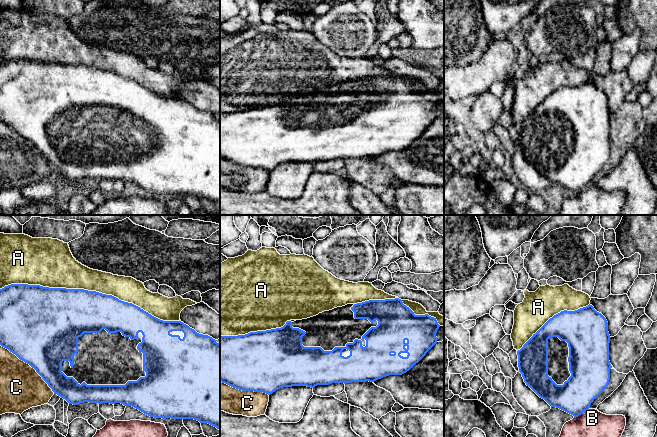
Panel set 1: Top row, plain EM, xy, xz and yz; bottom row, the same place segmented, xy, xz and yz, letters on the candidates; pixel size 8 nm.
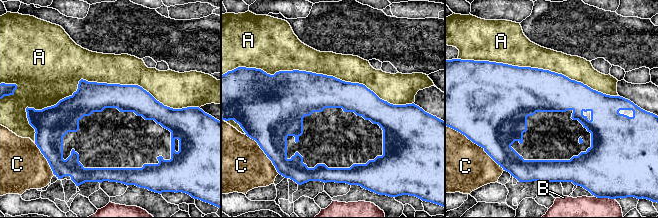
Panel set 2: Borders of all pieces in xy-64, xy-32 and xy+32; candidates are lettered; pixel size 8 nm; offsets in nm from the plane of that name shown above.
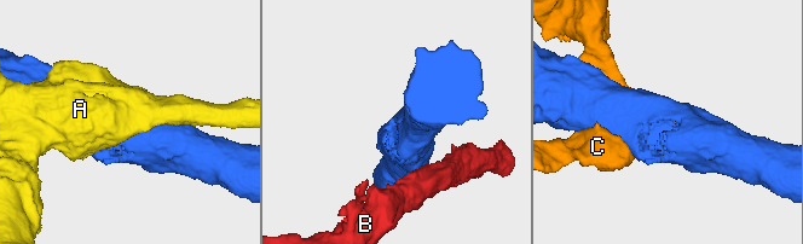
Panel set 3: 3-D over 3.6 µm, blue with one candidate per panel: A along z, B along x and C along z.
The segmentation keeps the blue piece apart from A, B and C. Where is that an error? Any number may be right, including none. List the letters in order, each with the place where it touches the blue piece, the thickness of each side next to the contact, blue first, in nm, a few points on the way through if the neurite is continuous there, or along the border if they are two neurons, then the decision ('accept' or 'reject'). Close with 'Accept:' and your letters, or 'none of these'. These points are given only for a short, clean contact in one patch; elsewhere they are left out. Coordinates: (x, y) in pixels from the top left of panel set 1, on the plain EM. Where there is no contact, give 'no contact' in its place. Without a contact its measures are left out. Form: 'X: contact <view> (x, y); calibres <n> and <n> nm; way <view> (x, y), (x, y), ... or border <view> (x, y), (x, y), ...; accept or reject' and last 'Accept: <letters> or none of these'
A: contact xy (90, 67); calibres 400 and 240 nm; reject
B: contact yz (581, 189); calibres 280 and 440 nm; reject
C: contact xy (29, 140); calibres 500 and 360 nm; reject
Accept: none of these

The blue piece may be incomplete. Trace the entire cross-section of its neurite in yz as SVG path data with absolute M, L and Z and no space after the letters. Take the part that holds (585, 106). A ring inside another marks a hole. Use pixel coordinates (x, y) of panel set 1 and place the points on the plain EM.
M592 81L575 87L561 87L550 94L517 127L519 148L524 158L551 183L559 184L574 193L589 186L591 179L604 167L610 156L610 111L606 94Z

